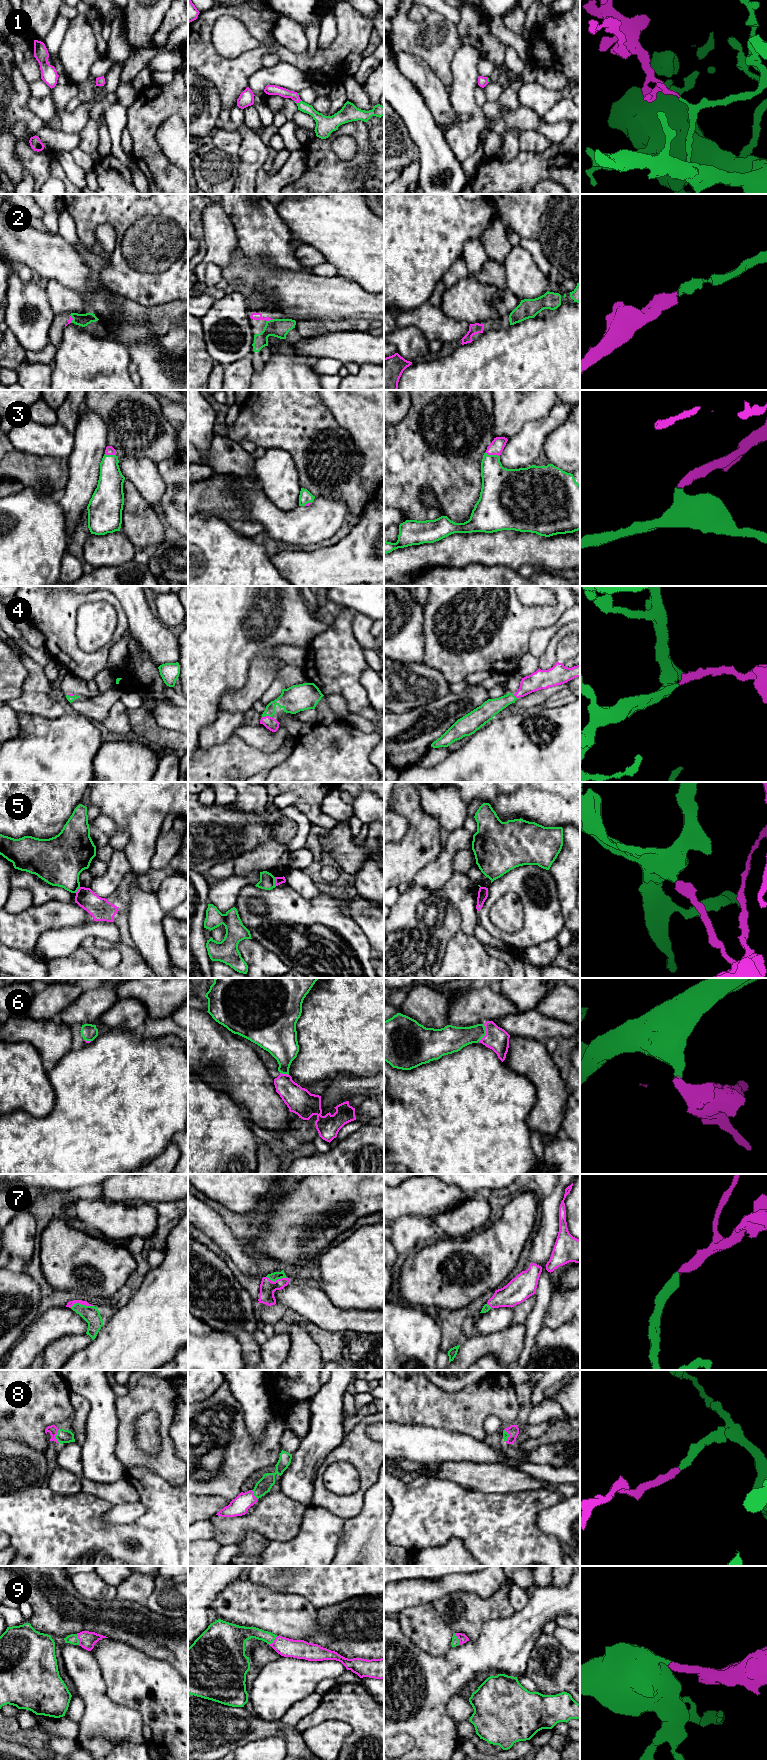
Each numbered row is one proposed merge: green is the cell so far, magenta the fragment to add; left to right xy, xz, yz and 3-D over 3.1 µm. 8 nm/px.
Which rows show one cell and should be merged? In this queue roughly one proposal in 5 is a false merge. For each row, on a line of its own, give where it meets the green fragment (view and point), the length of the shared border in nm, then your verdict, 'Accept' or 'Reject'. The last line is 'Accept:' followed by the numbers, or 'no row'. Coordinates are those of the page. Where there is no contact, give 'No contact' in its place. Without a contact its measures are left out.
1: Touches green at xz (297, 103). Shared border 60 nm. Accept
2: Touches green at xz (269, 320). Shared border 70 nm. Accept
3: Touches green at yz (493, 455). Shared border 120 nm. Accept
4: Touches green at xz (266, 715). Shared border 80 nm. Accept
5: Touches green at xz (274, 881). Shared border 70 nm. Reject
6: Touches green at yz (485, 1033). Shared border 150 nm. Accept
7: Touches green at xy (81, 1305). Shared border 190 nm. Accept
8: Touches green at xy (56, 1436). Shared border 110 nm. Accept
9: Touches green at yz (458, 1639). Shared border 100 nm. Accept
Accept: 1, 2, 3, 4, 6, 7, 8, 9

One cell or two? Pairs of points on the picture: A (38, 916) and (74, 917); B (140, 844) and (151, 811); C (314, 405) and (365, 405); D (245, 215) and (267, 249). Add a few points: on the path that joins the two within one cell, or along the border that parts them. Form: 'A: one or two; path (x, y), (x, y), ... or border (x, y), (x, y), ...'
A: one; path (47, 916), (65, 916)
B: one; path (143, 836), (143, 819)
C: two; border (321, 400), (338, 424)
D: one; path (253, 223), (267, 241)

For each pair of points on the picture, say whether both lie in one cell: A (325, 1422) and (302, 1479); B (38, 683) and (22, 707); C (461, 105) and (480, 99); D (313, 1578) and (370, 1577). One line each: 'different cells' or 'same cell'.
A: same cell
B: different cells
C: different cells
D: same cell

